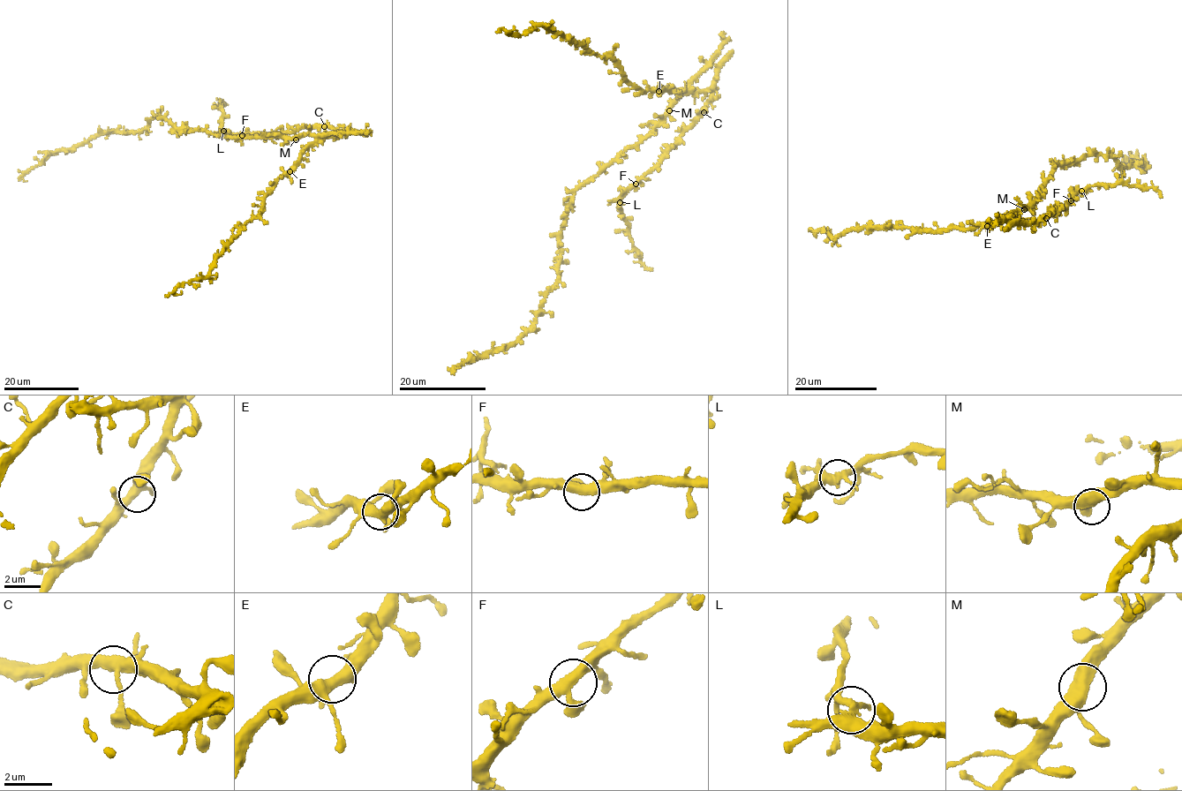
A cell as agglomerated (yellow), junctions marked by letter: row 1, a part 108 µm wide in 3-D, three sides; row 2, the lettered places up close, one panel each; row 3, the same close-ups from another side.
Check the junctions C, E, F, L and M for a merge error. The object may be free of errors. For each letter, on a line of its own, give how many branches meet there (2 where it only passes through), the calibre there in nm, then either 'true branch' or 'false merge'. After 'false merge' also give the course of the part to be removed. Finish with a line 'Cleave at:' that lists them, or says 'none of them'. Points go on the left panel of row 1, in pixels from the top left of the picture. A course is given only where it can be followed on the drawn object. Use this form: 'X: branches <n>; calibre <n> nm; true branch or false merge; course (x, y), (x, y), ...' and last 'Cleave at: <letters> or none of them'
C: branches 4; calibre 380 nm; true branch
E: branches 3; calibre 380 nm; true branch
F: branches 3; calibre 400 nm; true branch
L: branches 3; calibre 380 nm; true branch
M: branches 3; calibre 400 nm; true branch
Cleave at: none of them

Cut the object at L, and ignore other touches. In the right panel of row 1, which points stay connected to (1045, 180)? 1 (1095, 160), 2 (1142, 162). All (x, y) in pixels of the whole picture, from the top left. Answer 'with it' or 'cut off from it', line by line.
1: with it
2: with it

